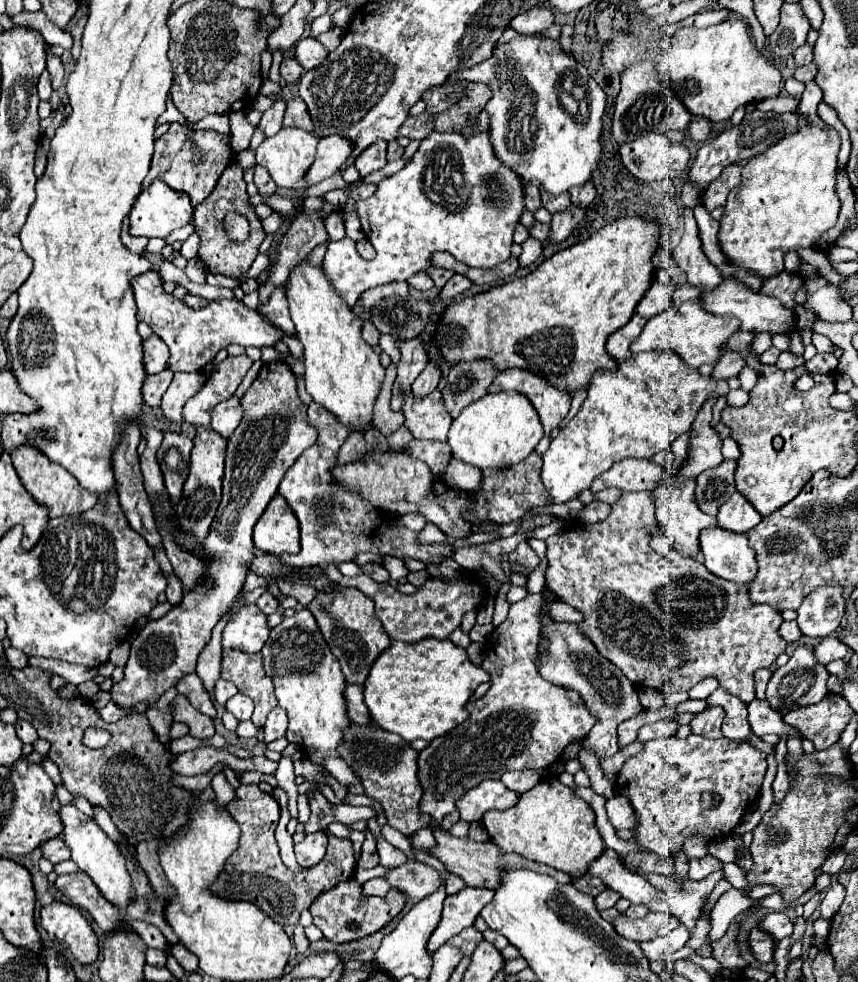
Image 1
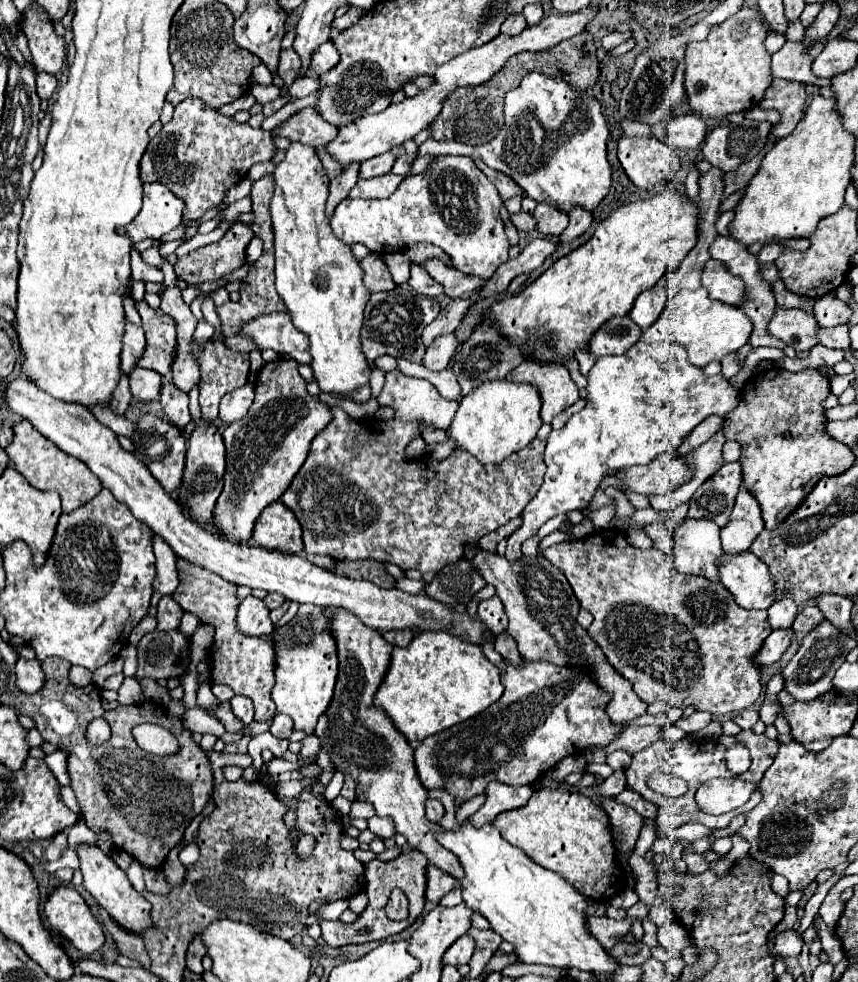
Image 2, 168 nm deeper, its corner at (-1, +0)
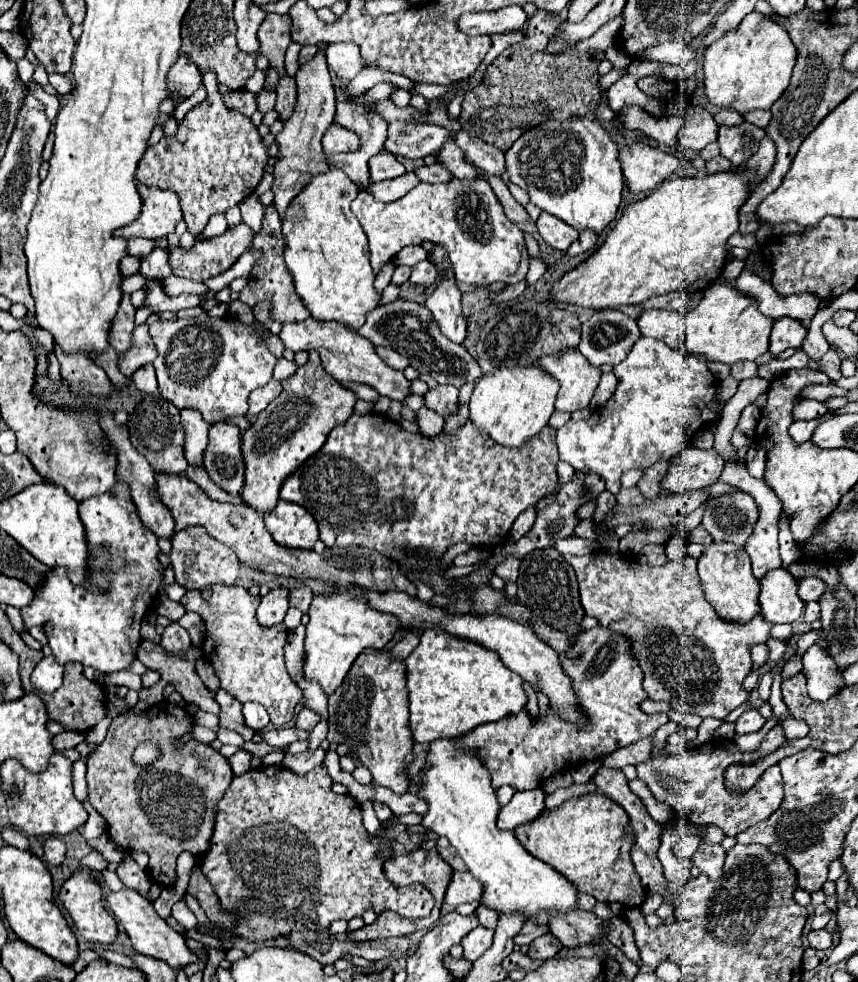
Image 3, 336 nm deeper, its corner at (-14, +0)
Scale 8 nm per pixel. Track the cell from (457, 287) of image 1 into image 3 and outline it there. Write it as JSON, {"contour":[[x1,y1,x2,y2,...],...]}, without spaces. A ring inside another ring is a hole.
{"contour":[[398,298,390,304,378,306,376,310,370,312,370,316,366,316,366,324,358,330,358,334,368,338,374,346,388,346,400,352,402,356,408,356,410,366,414,366,420,374,430,376,438,384,450,384,460,388,462,384,474,382,482,376,478,362,468,352,464,352,462,346,452,344,448,338,440,334,440,328,436,328,436,320,432,320,432,312,428,312,428,308,424,308,424,304,420,302],[406,314,418,318,420,326,416,330,406,328]]}

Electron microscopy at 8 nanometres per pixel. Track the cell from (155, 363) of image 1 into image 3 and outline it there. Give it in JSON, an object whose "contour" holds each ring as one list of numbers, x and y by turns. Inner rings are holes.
{"contour":[[124,294,122,302,120,302,120,310,118,310,118,314,112,322,112,330,110,330,110,342,118,354,128,352,128,348,132,346,132,332,136,328,134,314,136,314,136,308,130,302,130,294]]}

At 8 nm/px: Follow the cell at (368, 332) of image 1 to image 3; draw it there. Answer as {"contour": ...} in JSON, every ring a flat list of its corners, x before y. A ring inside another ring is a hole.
{"contour":[[378,346,376,352,378,352,378,356,380,356,390,368,394,368,394,370,404,370,404,368,408,366,408,358,404,358,402,354,398,354,398,352,392,350,392,348]]}

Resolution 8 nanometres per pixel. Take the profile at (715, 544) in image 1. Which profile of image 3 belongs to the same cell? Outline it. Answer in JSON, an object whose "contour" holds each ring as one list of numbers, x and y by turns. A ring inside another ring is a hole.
{"contour":[[776,568,760,580,760,612,774,624,792,624,800,618,804,602,798,596,794,576,786,568]]}

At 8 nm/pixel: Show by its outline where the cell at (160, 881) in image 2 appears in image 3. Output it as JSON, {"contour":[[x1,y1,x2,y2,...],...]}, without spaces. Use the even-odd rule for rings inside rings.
{"contour":[[178,900,174,906,172,906,172,916,184,926,184,928,196,928,196,916,194,912,186,906,184,900]]}

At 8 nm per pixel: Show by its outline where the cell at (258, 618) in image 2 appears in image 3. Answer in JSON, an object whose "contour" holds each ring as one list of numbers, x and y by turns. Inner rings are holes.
{"contour":[[276,588,270,590,266,596,262,596,262,602,258,606,258,624,260,626,276,626,284,620,284,614,288,610,288,588]]}

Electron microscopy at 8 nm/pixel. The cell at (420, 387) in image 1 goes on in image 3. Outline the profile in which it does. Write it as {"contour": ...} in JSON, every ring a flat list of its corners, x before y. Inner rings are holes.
{"contour":[[436,244,436,248,428,254,428,258,438,262,440,266,444,266,446,276,440,276,436,290,426,300,426,306,430,308,442,334,448,336,448,340,452,340,452,342,462,344,466,338,466,318,462,314,462,306,460,306,462,294,456,286,454,272,452,272,452,266,448,262,448,254,446,254,444,246]]}

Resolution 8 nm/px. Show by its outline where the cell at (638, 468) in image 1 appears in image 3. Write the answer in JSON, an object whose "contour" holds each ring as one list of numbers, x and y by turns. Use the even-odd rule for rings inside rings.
{"contour":[[688,448,670,462,668,472,660,482,660,488,662,492,670,492,670,494,682,494,682,492,706,488,718,482,722,468,724,468,724,460,716,450]]}

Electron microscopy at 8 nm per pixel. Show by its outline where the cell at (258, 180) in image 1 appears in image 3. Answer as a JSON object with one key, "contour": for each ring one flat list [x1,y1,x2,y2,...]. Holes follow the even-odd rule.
{"contour":[[274,204,266,206,264,220,262,220,262,230,254,236,252,248,262,248,264,260,252,268,250,282,248,282,250,288,244,288,240,292,240,300,244,304,248,304,250,308,254,308,260,302,270,302,272,304,270,318,276,320,276,322,286,322,286,320,288,322,300,322,300,320,306,320,310,316,310,312,304,308,304,302,296,296,294,284,292,284,292,276,290,276,290,272,288,272,288,268,284,264,284,256,282,256,282,250,284,250,282,224,280,224,280,216,278,216]]}

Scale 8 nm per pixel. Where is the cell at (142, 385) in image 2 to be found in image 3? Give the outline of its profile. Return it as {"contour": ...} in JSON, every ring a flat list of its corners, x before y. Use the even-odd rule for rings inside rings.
{"contour":[[146,364,146,366,142,366,140,370,136,370,136,372,132,374,132,382,134,382,134,386,136,386,138,390,148,392,148,394,152,394,152,392,158,390,158,380,156,380,154,366,152,366,152,364]]}

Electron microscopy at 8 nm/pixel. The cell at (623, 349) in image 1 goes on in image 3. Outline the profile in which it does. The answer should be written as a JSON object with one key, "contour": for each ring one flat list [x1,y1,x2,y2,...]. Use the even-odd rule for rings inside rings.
{"contour":[[622,310,594,312,582,324,582,342,578,350,592,366,614,366,628,356,640,336,636,318,624,314]]}

